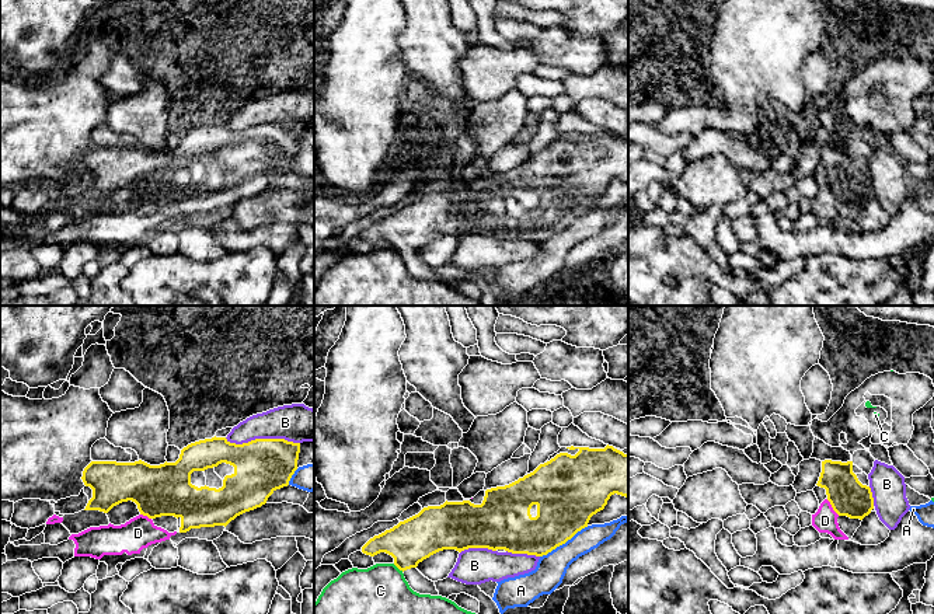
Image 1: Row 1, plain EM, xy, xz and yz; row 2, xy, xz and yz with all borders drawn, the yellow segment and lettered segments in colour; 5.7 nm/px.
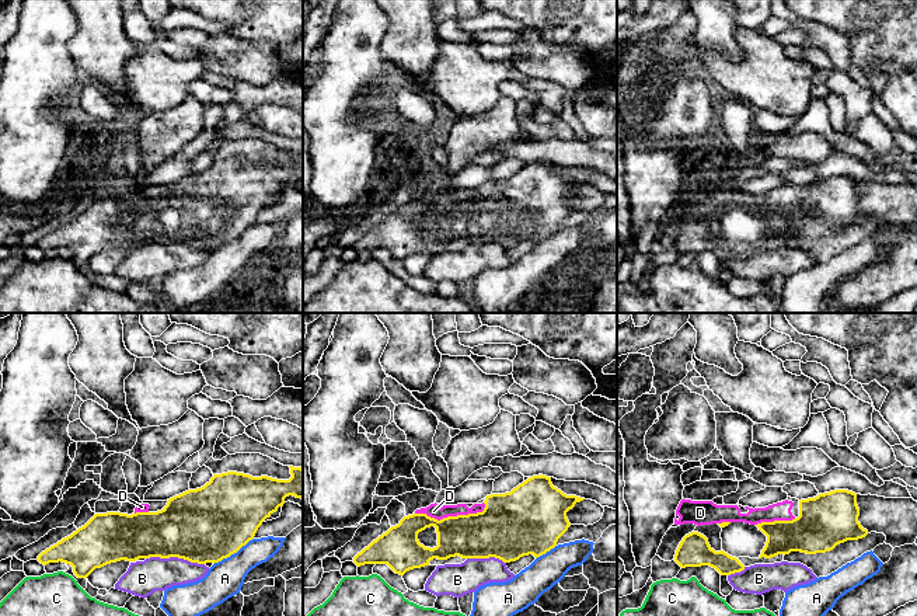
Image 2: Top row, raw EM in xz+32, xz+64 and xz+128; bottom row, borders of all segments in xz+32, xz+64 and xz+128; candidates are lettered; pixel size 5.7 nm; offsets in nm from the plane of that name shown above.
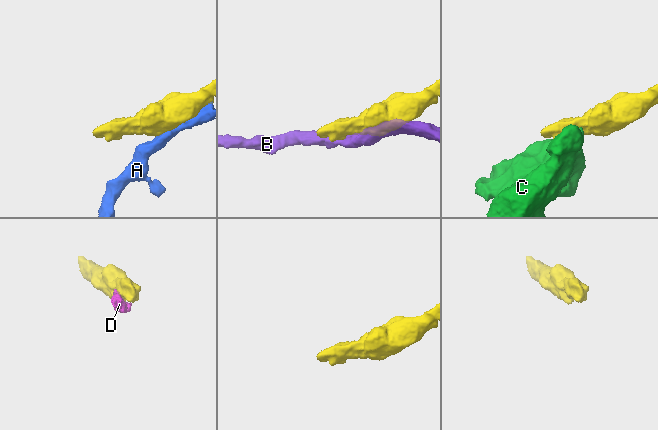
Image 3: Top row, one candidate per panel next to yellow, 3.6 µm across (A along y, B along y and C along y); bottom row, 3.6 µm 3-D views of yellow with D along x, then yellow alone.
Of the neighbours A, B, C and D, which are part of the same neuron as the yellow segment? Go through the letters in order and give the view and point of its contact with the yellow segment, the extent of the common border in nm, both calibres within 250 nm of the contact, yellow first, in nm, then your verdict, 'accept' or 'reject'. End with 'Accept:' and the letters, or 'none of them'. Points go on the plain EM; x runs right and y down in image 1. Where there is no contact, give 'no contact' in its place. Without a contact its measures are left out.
A: meets yellow in xz at (564, 229); contact 340 nm long; 340 nm thick on the yellow side, 170 nm on the other; reject
B: meets yellow in xy at (262, 125); contact 440 nm long; 320 nm thick on the yellow side, 220 nm on the other; reject
C: meets yellow in xz at (398, 254); contact 80 nm long; 260 nm thick on the yellow side, 440 nm on the other; reject
D: meets yellow in yz at (832, 192); contact 120 nm long; 220 nm thick on the yellow side, 140 nm on the other; accept
Accept: D

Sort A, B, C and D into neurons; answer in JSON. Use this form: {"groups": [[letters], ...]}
{"groups": [["A"], ["B"], ["C"], ["D"]]}

